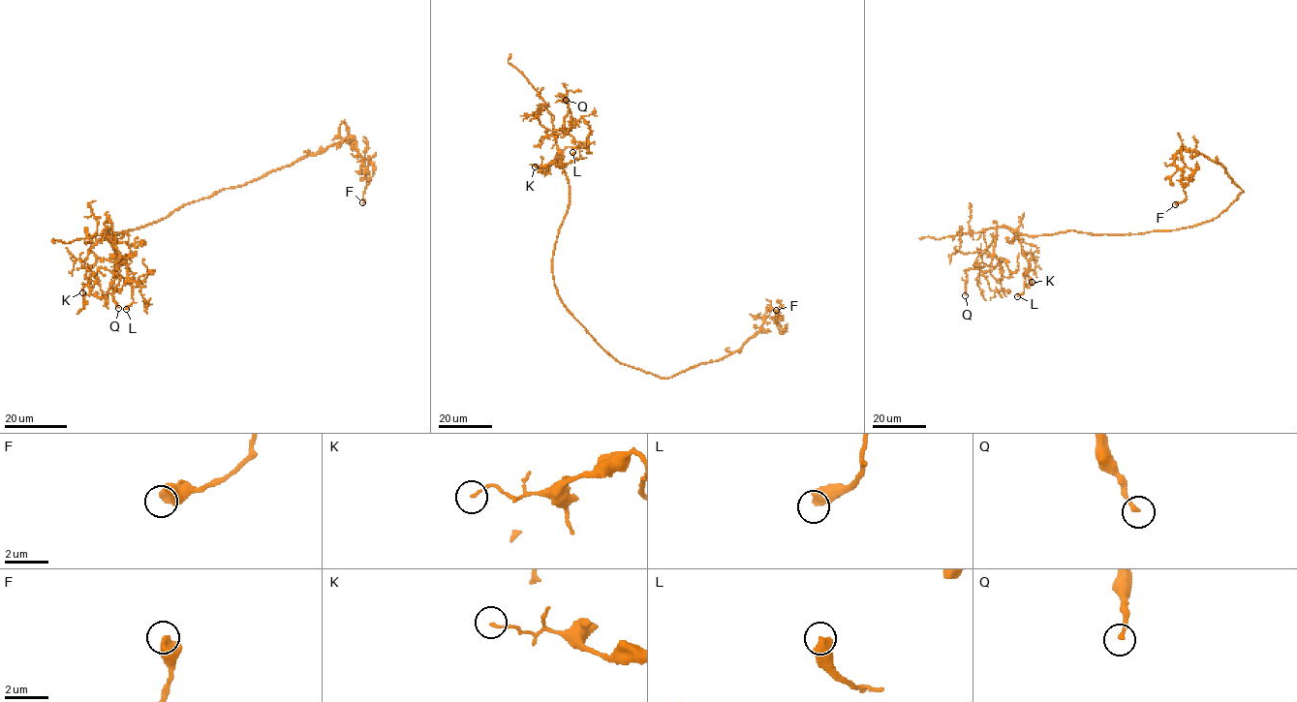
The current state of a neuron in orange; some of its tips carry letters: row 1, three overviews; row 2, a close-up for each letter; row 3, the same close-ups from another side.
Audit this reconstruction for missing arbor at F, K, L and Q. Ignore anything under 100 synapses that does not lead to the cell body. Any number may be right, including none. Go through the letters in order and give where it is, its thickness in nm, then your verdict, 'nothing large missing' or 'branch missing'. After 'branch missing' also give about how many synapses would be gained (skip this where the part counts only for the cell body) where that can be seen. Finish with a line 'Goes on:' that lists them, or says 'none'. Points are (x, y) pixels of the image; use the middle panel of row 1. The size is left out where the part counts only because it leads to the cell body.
F: place (776, 310); calibre 600 nm; nothing large missing
K: place (535, 167); calibre 110 nm; nothing large missing
L: place (572, 152); calibre 600 nm; nothing large missing
Q: place (566, 100); calibre 190 nm; nothing large missing
Goes on: none

